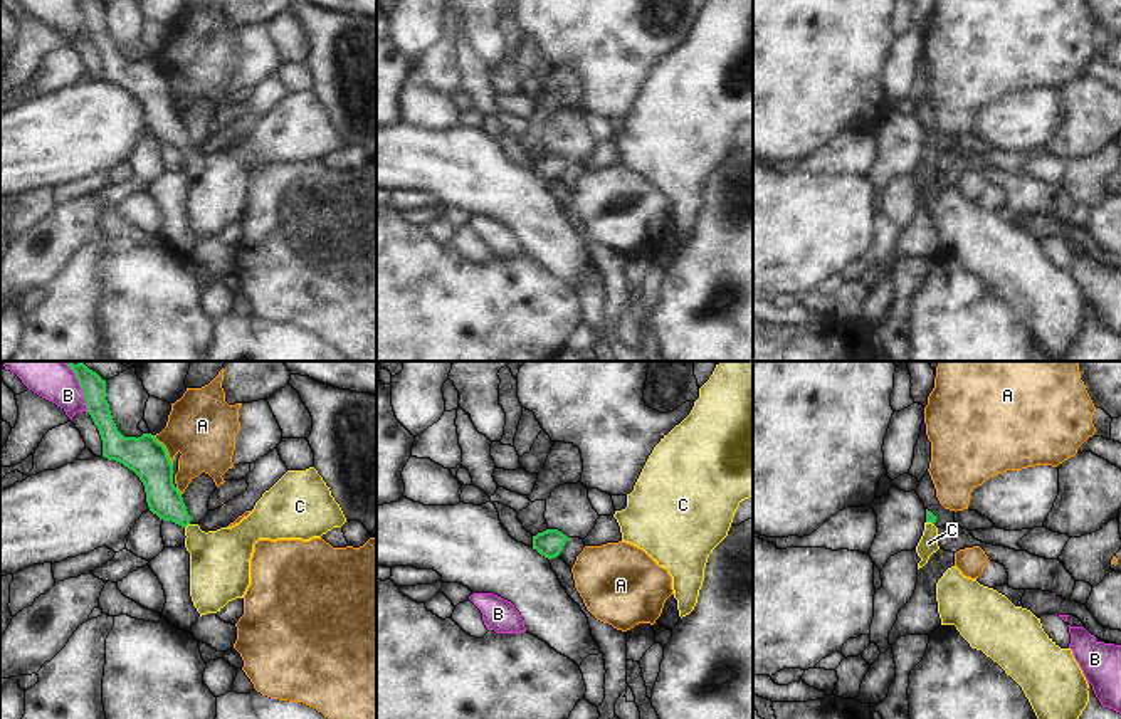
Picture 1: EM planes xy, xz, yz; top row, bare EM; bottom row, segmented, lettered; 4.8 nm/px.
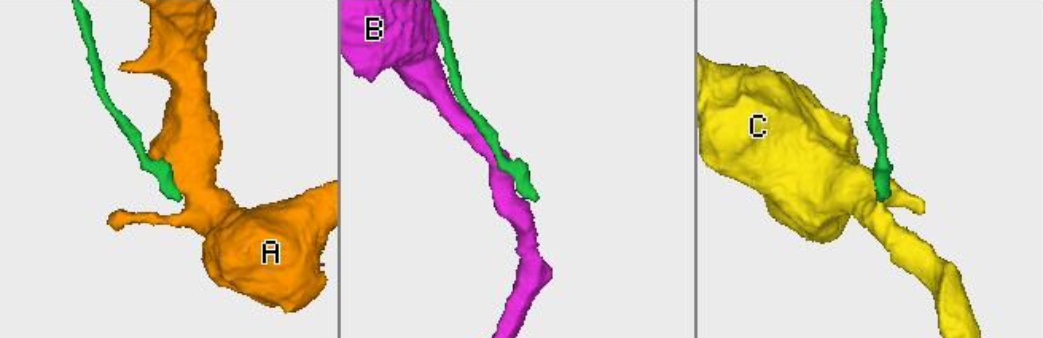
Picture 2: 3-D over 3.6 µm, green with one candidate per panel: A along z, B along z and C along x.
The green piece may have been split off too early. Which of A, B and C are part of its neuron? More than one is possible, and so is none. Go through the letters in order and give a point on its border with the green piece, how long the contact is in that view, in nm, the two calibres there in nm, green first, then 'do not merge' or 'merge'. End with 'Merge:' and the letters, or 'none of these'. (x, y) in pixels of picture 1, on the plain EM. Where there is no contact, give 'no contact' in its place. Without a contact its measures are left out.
A: xy (165, 74) | 170 nm | 190/320 nm | do not merge
B: xy (84, 19) | 190 nm | 110/150 nm | do not merge
C: xy (187, 148) | 40 nm | 160/280 nm | merge
Merge: C

